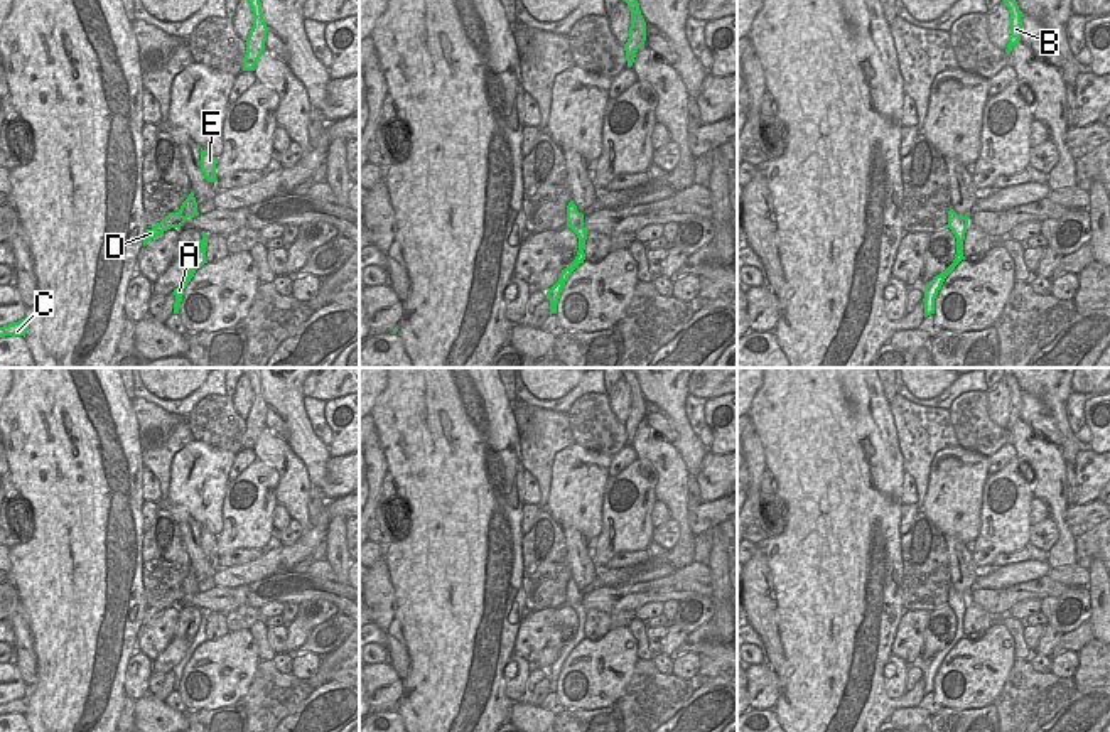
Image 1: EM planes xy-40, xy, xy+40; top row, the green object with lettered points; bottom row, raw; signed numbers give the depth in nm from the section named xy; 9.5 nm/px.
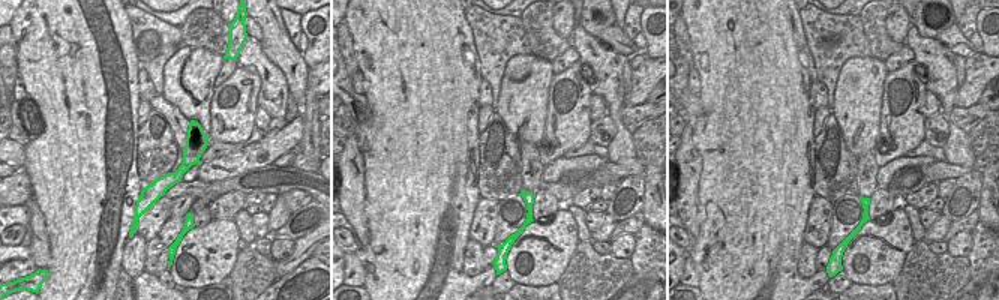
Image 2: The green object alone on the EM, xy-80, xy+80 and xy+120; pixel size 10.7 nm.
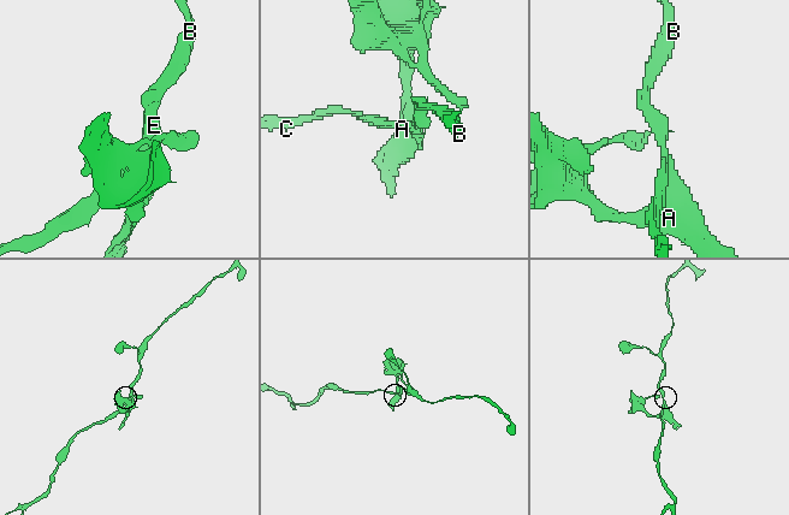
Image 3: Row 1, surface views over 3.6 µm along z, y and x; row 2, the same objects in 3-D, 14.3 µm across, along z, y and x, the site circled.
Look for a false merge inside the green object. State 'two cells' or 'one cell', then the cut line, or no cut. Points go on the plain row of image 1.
two cells; cut in xy along (582, 592), (571, 606)

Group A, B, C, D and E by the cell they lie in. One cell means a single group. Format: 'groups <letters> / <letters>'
groups A / B C D E

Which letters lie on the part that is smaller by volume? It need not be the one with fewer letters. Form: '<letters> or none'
A

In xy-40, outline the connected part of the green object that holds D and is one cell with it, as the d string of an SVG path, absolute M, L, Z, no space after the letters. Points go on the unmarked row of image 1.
M191 570L187 577L182 580L177 590L169 590L160 600L157 600L152 607L147 607L147 616L143 617L143 624L152 619L155 614L162 612L170 606L179 606L186 600L187 595L199 594L197 580L194 572Z

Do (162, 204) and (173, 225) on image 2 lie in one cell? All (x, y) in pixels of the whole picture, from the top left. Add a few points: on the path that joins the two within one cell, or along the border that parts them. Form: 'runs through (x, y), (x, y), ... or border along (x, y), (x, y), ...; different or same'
border along (170, 218), (147, 242); different

